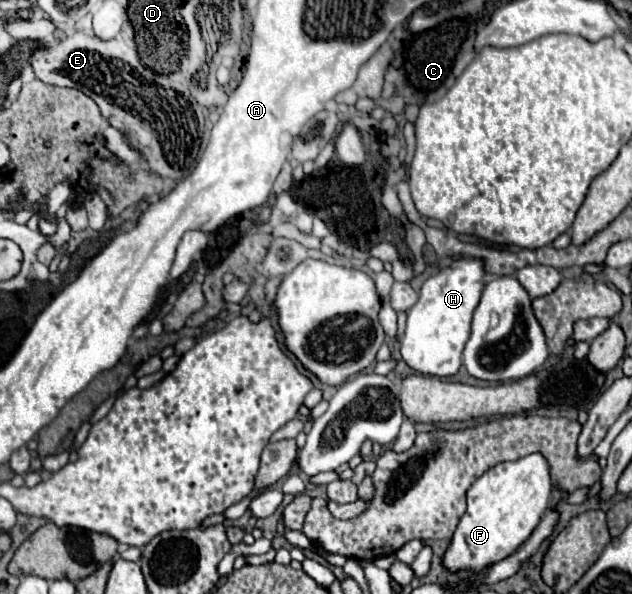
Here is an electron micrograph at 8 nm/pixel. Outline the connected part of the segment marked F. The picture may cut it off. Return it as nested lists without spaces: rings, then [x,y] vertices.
[[[530,454],[516,462],[496,464],[470,486],[466,514],[460,518],[450,546],[442,556],[442,566],[452,574],[468,570],[478,578],[486,576],[490,564],[512,556],[530,538],[530,532],[534,532],[548,508],[550,494],[552,482],[542,454]]]

